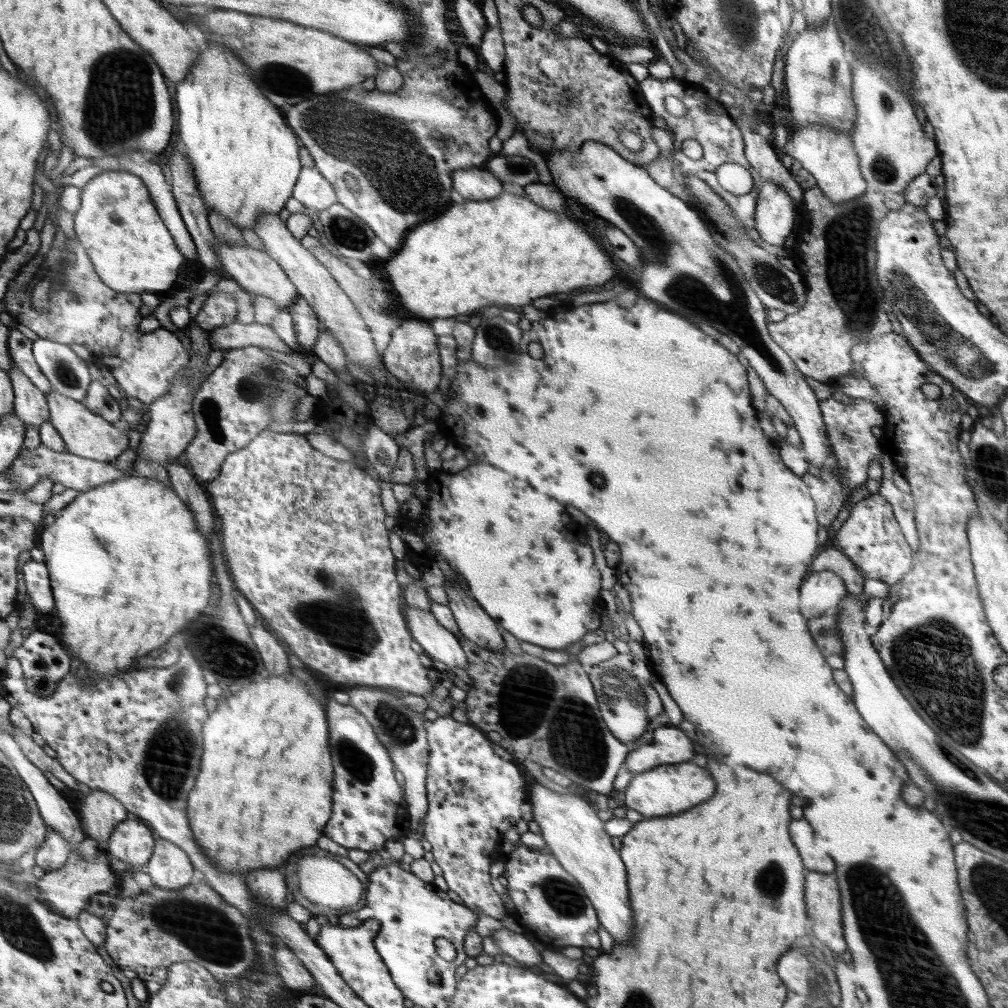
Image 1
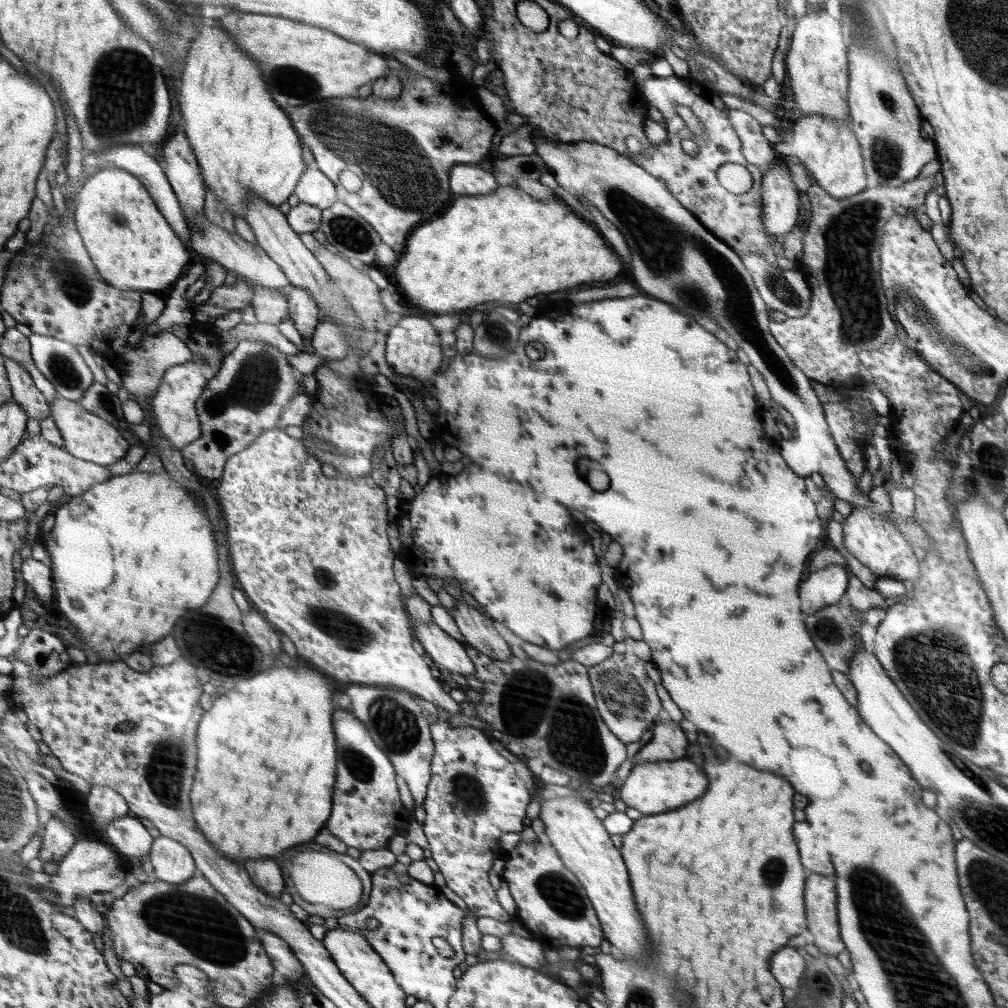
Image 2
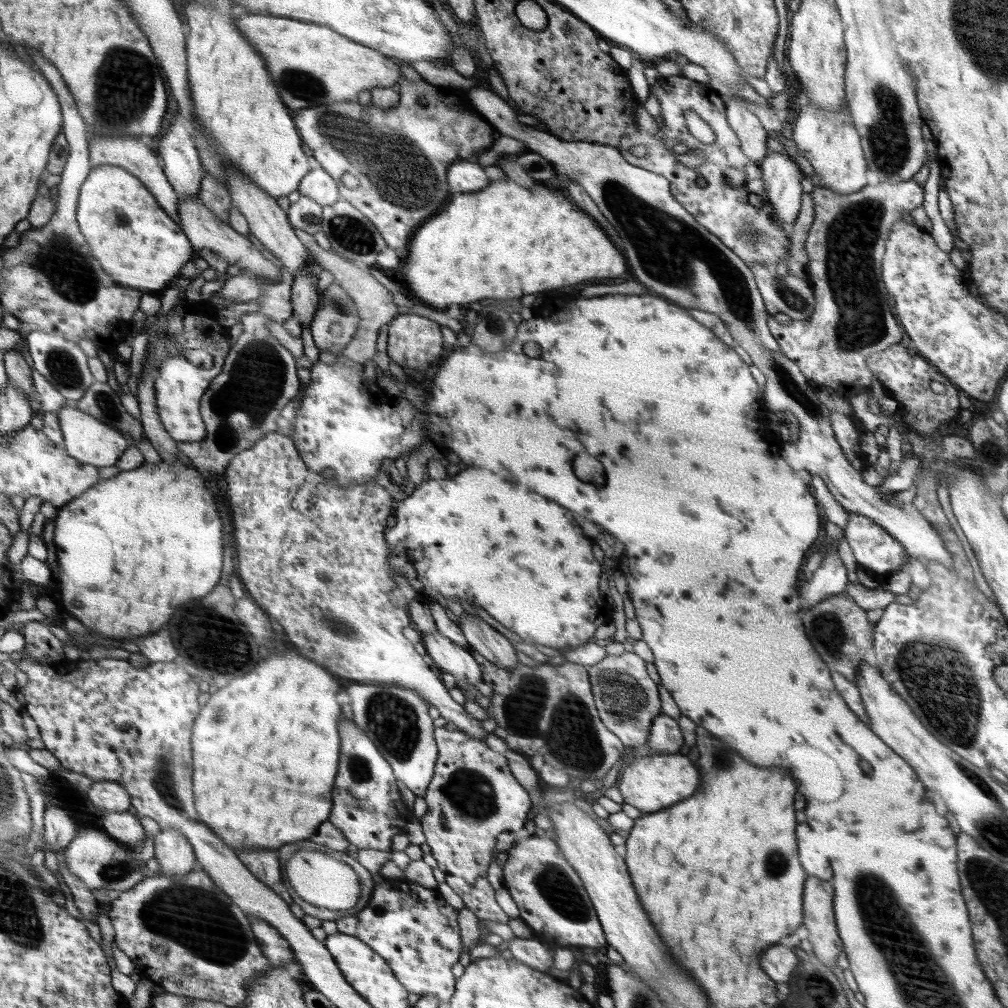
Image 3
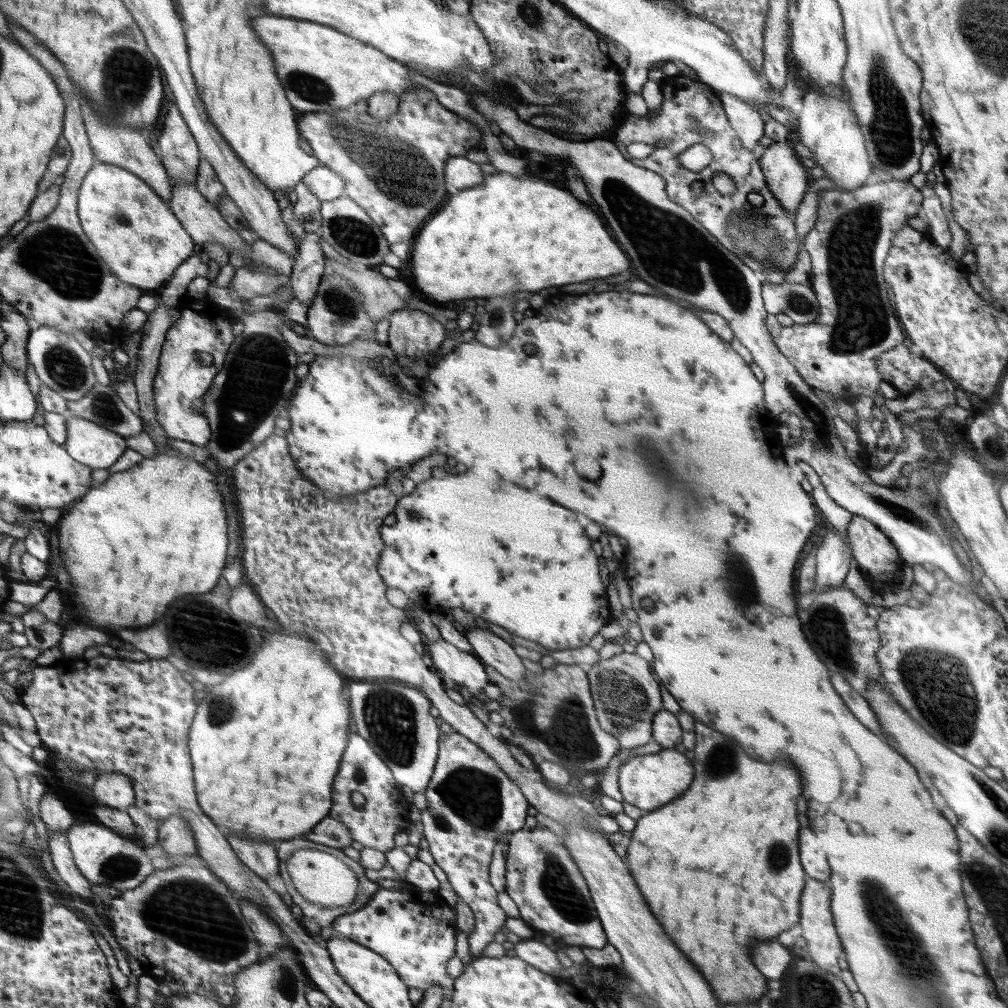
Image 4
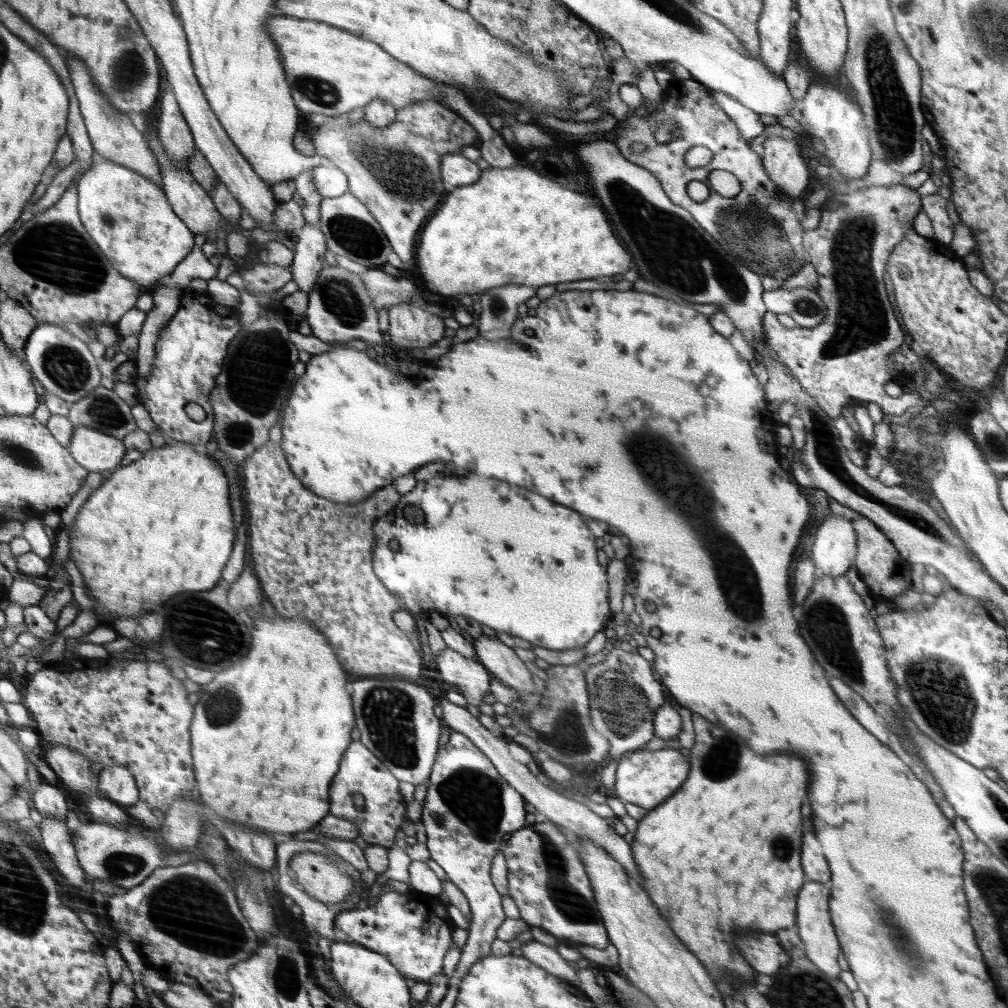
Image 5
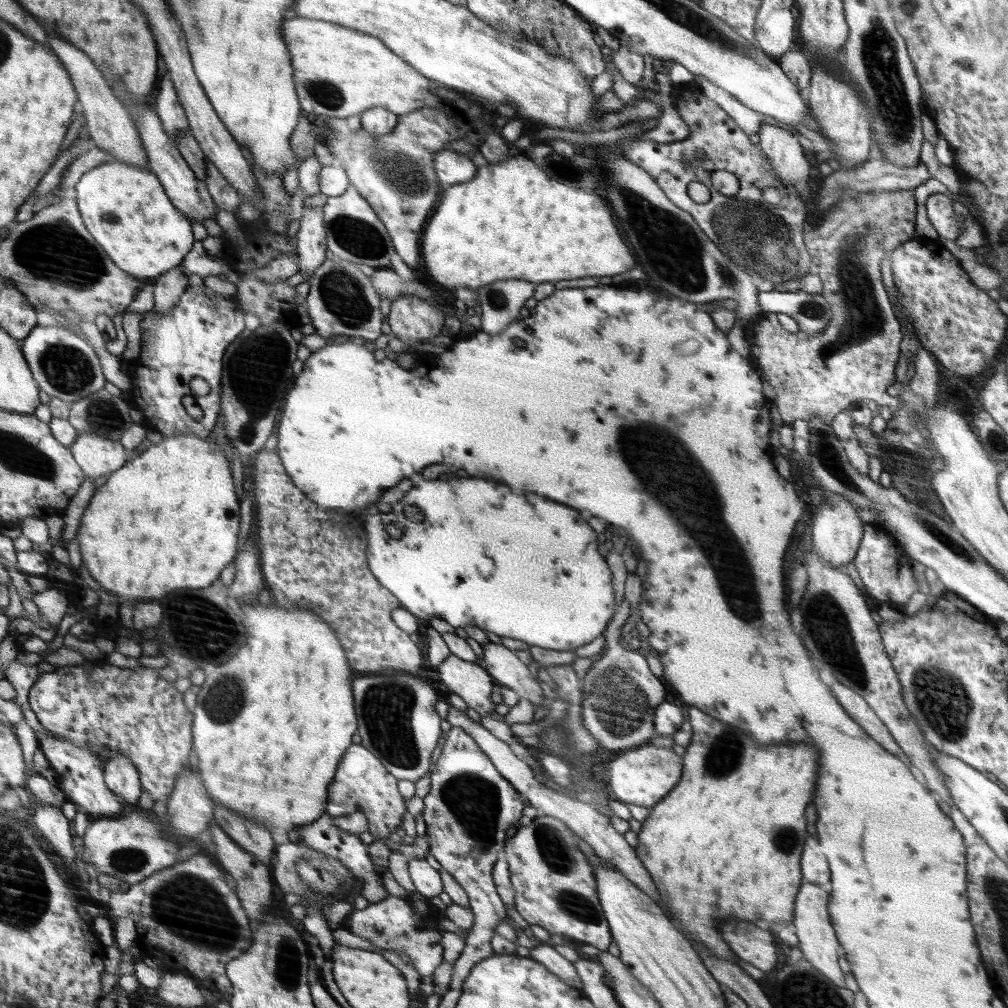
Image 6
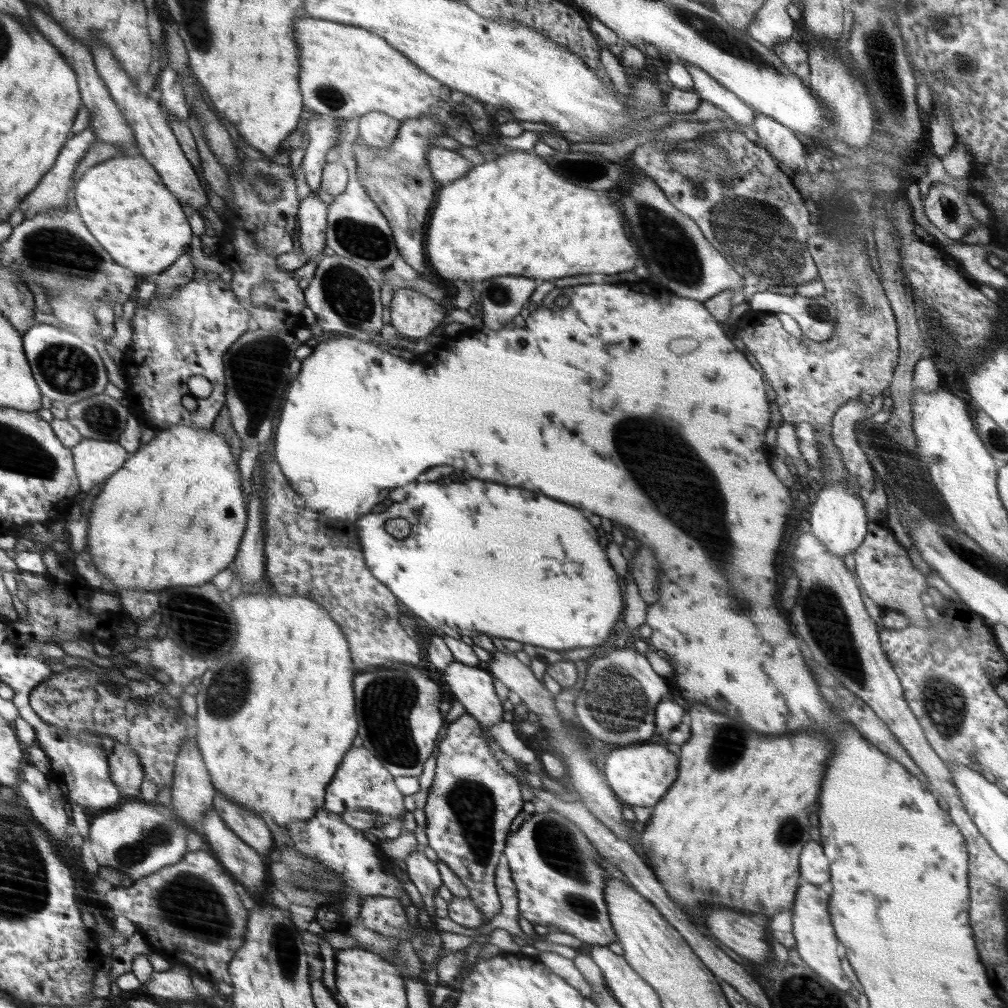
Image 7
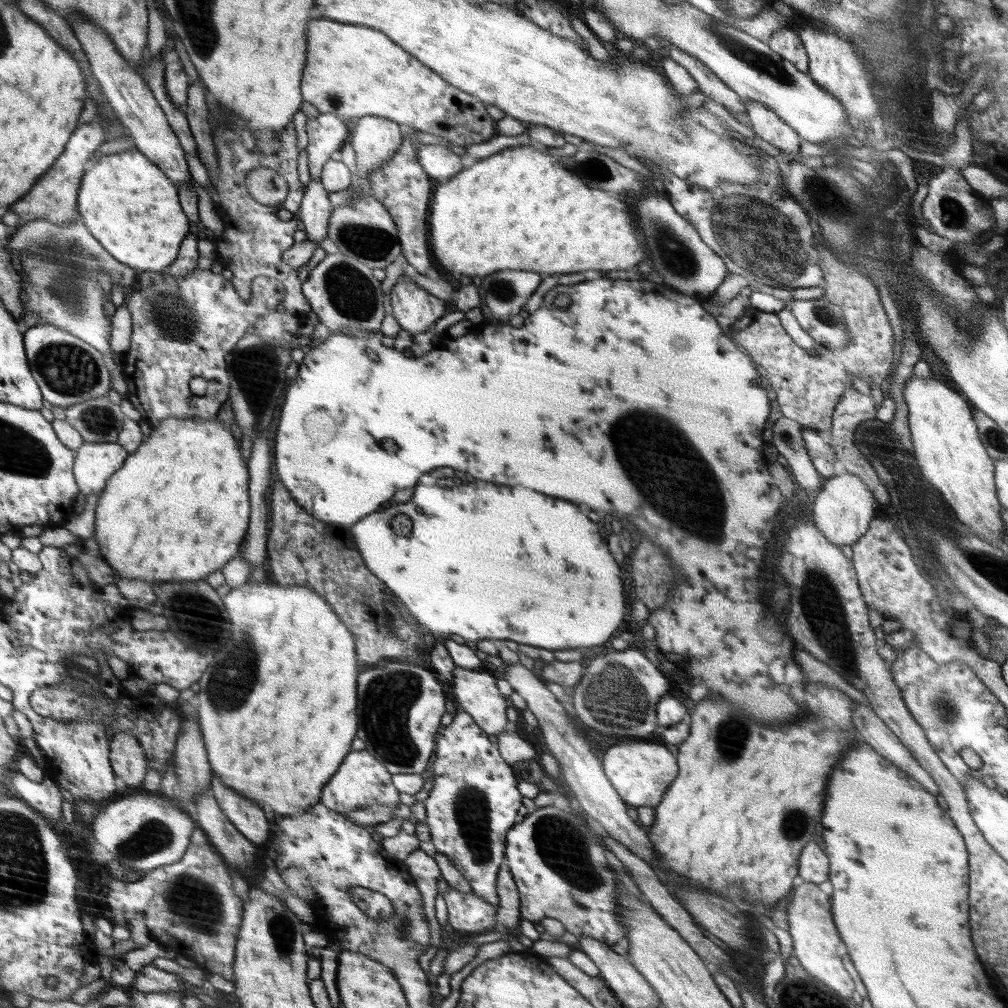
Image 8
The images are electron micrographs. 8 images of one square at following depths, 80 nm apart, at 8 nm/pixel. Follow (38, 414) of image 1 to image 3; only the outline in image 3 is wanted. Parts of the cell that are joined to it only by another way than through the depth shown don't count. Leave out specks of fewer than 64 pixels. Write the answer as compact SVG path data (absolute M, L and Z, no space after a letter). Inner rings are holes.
M7 350L3 357L7 378L12 384L19 385L19 388L27 393L27 399L34 402L36 398L34 398L33 379L36 376L27 354L19 350Z

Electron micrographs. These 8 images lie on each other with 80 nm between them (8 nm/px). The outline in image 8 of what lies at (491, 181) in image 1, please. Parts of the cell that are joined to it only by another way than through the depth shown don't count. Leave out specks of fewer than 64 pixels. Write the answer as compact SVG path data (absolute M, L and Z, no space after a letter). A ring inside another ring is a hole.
M420 145L417 147L417 157L433 179L450 179L462 168L462 156L444 145Z

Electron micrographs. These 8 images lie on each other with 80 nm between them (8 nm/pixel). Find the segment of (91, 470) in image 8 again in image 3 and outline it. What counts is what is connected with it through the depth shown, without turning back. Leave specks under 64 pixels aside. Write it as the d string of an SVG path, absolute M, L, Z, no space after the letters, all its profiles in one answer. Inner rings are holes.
M68 403L58 412L58 420L63 436L63 446L66 451L76 460L84 461L86 464L99 466L114 466L118 462L118 458L122 456L122 452L128 448L126 438L116 432L111 425L104 424L96 417L90 416L88 413L82 412L80 409Z

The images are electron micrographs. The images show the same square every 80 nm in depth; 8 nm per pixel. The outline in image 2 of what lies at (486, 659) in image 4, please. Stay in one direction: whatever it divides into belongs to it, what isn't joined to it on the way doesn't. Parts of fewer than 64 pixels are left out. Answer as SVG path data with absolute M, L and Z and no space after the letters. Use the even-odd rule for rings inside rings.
M456 599L451 611L465 642L496 660L512 657L508 642L496 632L489 616L474 609L463 599Z

